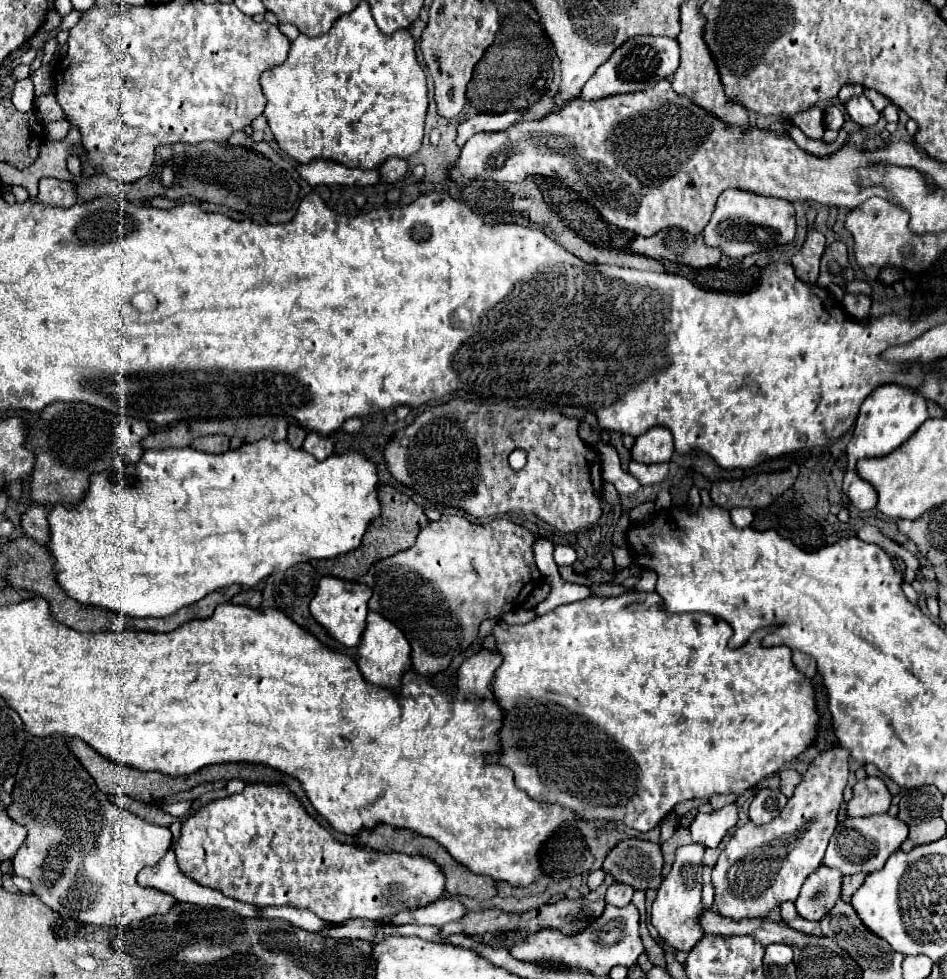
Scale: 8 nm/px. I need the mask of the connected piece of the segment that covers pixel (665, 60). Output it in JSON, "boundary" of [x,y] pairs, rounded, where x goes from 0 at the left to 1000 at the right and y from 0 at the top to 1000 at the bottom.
{"boundary":[[[674,37],[665,39],[665,43],[657,45],[619,84],[612,98],[619,102],[644,98],[644,96],[661,96],[661,94],[676,94],[688,90],[695,82],[707,82],[718,65],[718,49],[712,39],[697,39],[697,37]]]}

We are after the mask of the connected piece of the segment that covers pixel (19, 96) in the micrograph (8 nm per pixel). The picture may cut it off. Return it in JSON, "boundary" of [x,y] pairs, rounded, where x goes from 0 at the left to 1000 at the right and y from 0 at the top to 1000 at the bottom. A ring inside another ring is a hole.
{"boundary":[[[32,80],[19,82],[19,84],[15,86],[13,106],[15,106],[15,110],[21,112],[21,114],[32,114],[32,112],[34,112],[34,108],[36,108],[36,90],[34,90],[34,82],[32,82]]]}

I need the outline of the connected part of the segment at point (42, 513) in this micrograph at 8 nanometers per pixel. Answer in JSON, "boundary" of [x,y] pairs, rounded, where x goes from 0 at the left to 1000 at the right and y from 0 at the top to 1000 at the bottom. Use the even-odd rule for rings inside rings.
{"boundary":[[[36,517],[23,527],[23,541],[27,547],[36,550],[40,556],[49,558],[53,552],[51,545],[51,521],[46,517]]]}

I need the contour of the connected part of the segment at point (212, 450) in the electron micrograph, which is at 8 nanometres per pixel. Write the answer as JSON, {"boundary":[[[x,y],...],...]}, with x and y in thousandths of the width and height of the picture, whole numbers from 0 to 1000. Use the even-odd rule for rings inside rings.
{"boundary":[[[228,443],[228,445],[215,445],[203,451],[203,458],[211,460],[211,462],[220,462],[220,464],[237,464],[241,462],[241,454],[243,447],[237,443]]]}

